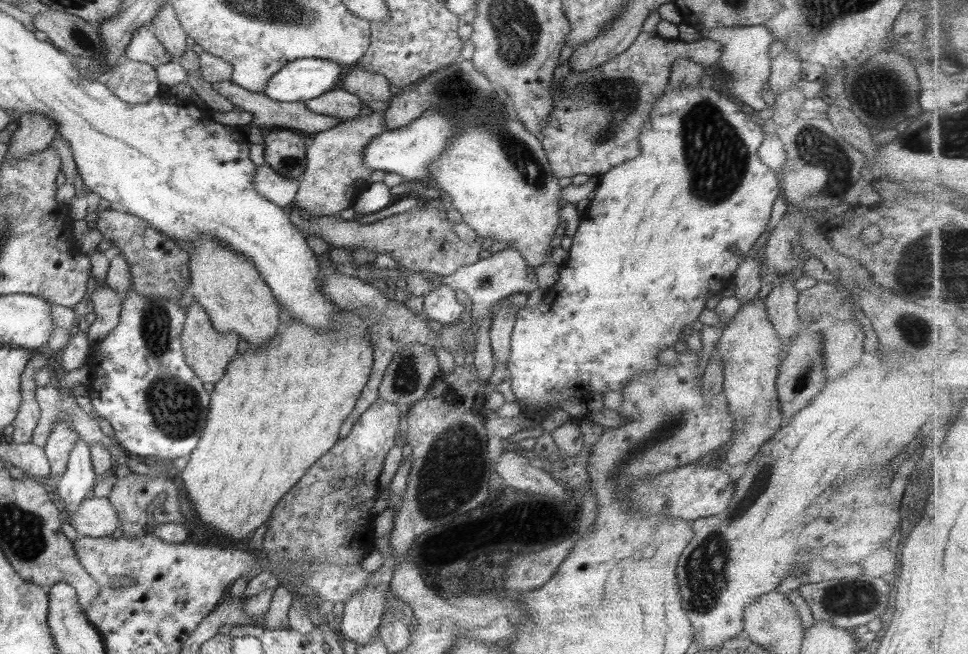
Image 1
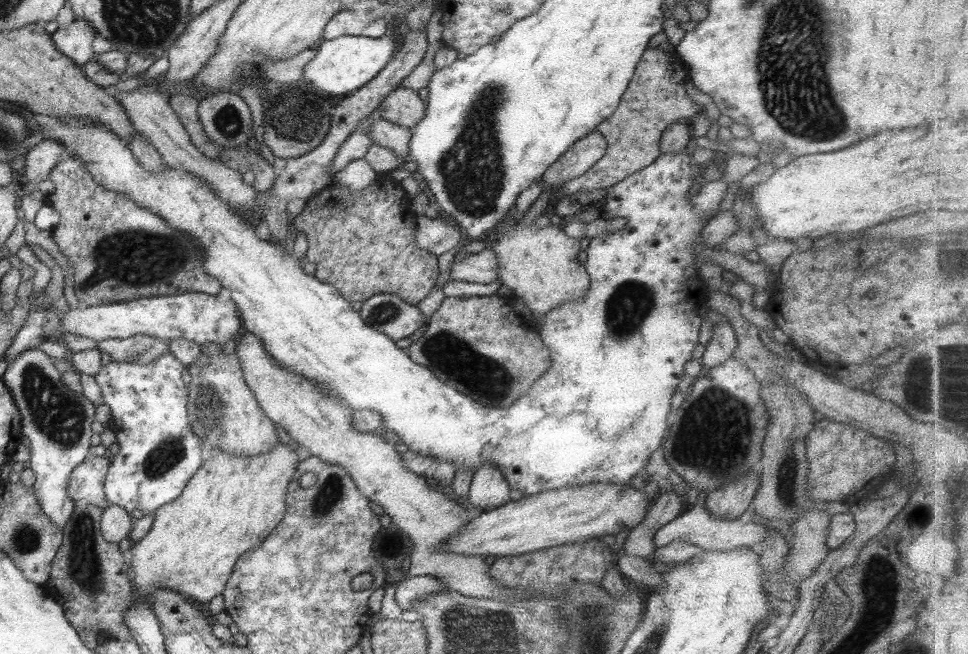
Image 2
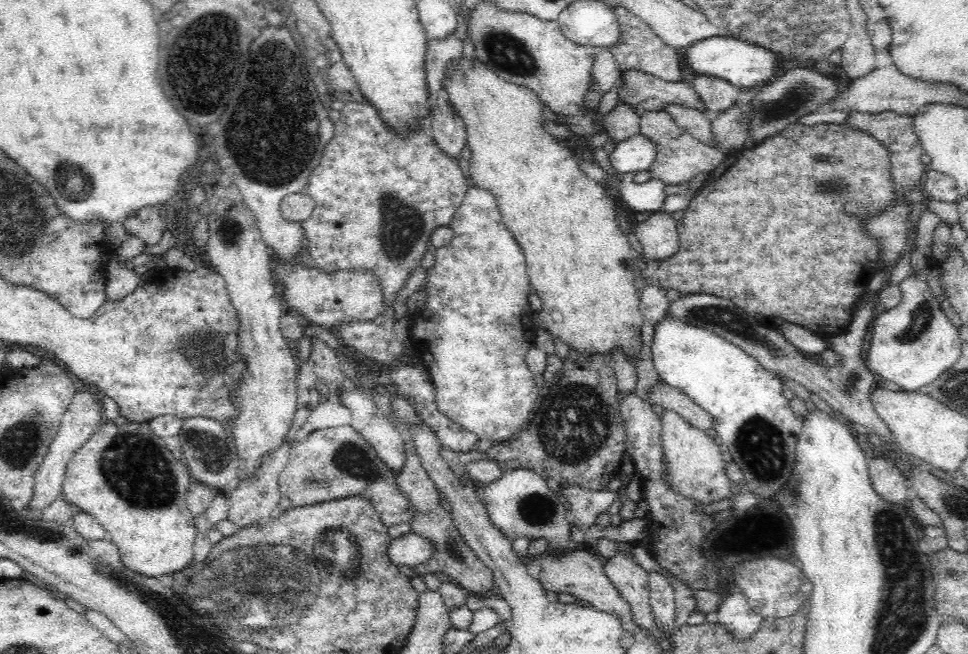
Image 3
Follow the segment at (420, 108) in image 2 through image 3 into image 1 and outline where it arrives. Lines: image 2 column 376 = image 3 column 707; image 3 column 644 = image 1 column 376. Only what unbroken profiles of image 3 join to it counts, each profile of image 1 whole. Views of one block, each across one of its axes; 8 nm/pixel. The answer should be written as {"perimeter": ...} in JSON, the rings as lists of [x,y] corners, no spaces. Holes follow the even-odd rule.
{"perimeter":[[[363,69],[351,71],[338,84],[345,92],[357,96],[372,113],[381,113],[388,108],[392,97],[389,85],[384,76]]]}

